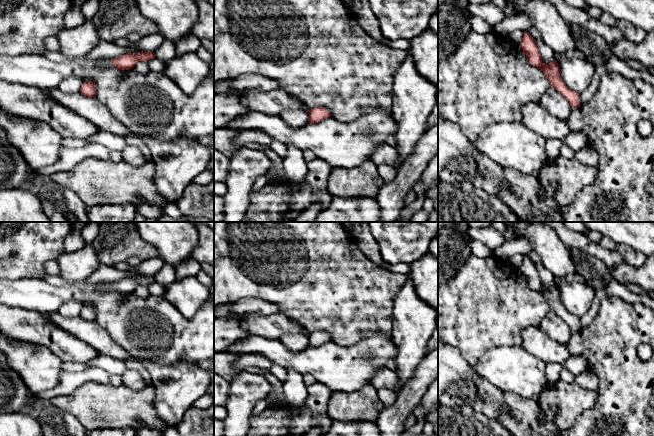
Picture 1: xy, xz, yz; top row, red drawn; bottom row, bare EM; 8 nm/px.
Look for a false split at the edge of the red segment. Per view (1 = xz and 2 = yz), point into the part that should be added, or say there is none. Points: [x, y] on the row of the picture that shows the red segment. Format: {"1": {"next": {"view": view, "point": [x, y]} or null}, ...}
{"1": {"next": null}, "2": {"next": null}}

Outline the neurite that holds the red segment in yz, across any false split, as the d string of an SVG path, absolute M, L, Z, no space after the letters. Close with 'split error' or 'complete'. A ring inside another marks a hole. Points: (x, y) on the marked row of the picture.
M524 31L519 47L525 53L529 64L543 71L550 86L554 87L564 98L566 98L572 108L580 108L580 93L577 93L566 86L561 78L559 66L555 59L548 64L543 63L536 45L536 40L527 31Z; complete

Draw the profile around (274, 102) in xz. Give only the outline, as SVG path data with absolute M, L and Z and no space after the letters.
M244 89L239 90L239 95L240 102L245 107L268 115L280 116L287 109L308 112L308 108L302 106L301 100L283 89L273 89L271 91Z

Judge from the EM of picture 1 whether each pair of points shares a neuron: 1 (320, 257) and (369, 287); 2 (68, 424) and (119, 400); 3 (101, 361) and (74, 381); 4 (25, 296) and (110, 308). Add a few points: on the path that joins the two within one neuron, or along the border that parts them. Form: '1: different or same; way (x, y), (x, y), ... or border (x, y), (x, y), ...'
1: same; way (332, 269), (350, 287), (357, 287)
2: different; border (56, 408), (71, 413), (83, 425)
3: different; border (89, 366), (97, 366), (116, 375)
4: same; way (46, 296), (72, 292), (89, 295)

